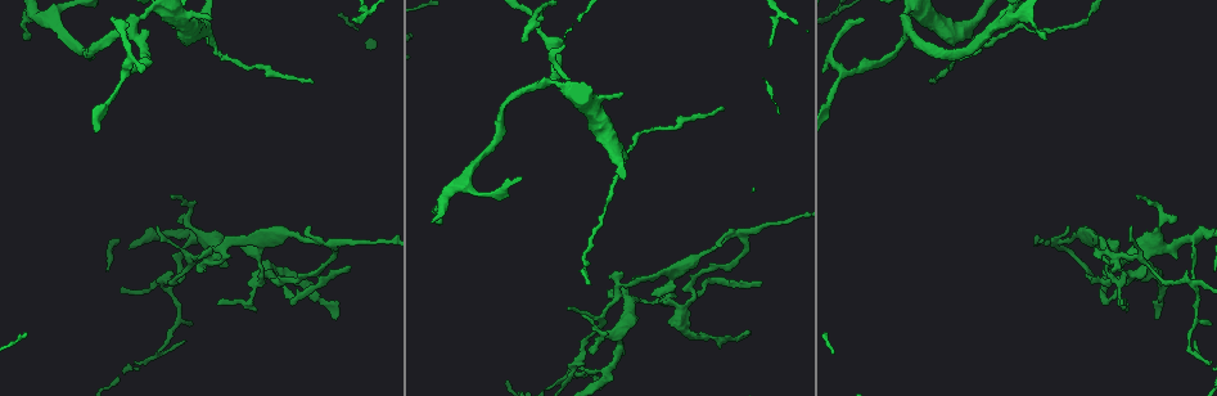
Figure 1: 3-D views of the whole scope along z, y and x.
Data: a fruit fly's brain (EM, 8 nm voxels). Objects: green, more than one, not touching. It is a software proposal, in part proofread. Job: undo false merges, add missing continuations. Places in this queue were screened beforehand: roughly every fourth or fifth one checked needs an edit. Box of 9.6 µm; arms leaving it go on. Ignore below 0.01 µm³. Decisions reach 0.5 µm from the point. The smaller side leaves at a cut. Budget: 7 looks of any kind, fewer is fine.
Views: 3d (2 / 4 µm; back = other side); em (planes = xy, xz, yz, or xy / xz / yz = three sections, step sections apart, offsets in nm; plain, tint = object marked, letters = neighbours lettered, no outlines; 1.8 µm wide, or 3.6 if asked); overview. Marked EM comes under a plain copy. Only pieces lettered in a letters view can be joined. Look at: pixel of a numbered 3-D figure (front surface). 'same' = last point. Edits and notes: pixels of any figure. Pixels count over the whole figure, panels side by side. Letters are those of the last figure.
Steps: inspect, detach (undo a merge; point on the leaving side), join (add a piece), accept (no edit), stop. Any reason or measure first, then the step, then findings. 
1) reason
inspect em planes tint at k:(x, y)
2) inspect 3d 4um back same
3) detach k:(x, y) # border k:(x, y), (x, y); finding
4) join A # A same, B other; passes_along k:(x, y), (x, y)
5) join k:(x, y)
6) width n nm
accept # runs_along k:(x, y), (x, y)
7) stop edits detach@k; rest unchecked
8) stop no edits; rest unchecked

tapers out
inspect 3d 2um at 1:(349, 267)

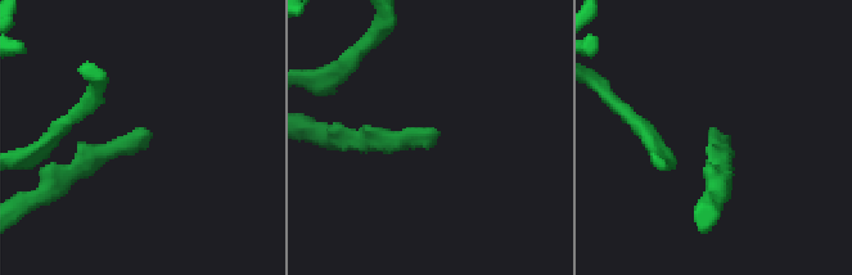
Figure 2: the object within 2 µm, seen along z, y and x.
now the EM
inspect em yz step 8 letters at 2:(435, 131)

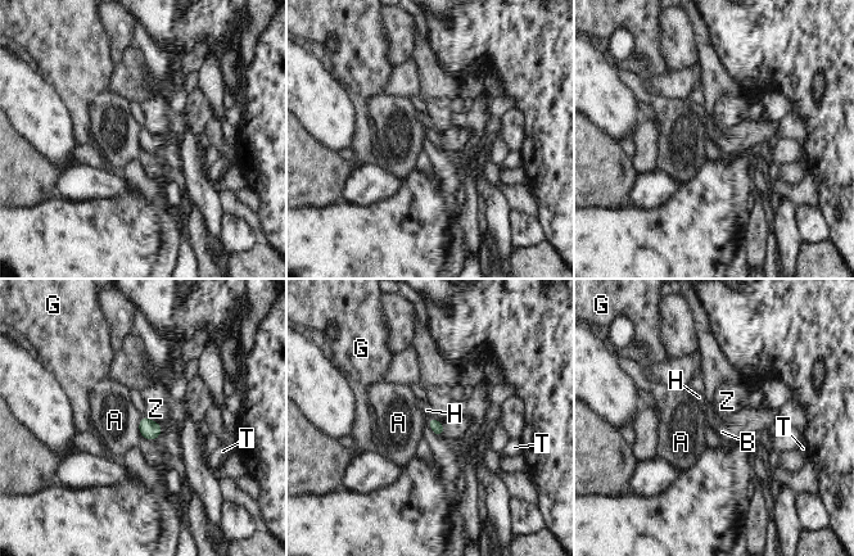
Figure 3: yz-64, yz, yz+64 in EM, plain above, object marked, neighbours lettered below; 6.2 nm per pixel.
accept # A other, B other, G other, H other, T other, Z other; none of them fits

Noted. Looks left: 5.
three-way junction
inspect em xy step 4 tint at 1:(1157, 243)

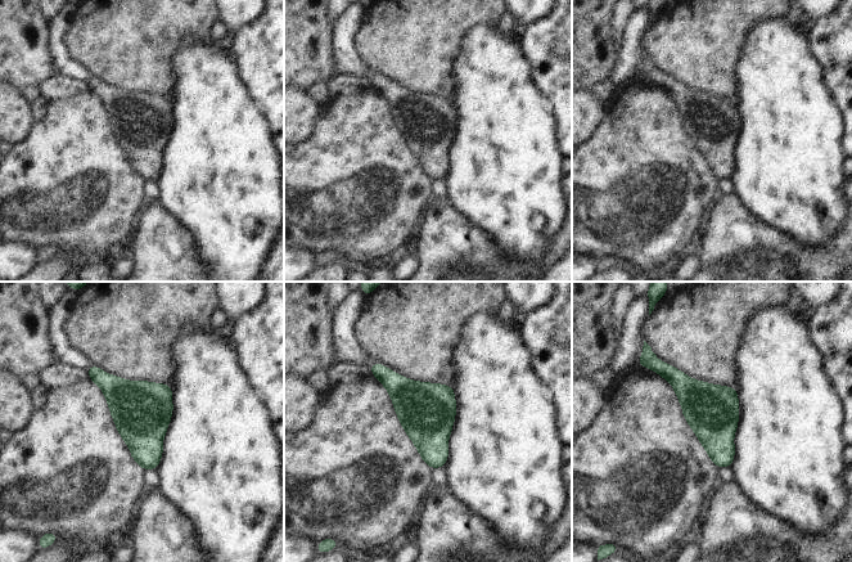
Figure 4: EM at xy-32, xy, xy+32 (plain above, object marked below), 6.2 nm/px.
cut it another way
inspect em planes letters same

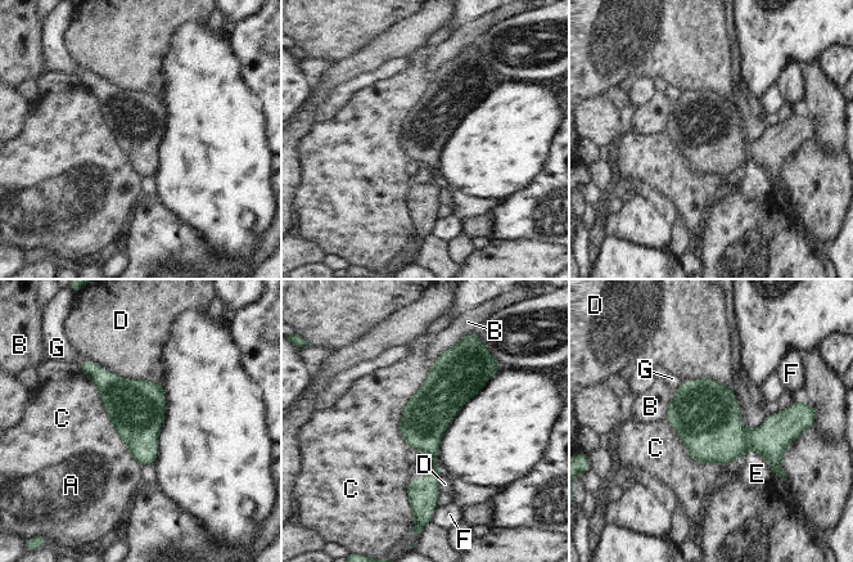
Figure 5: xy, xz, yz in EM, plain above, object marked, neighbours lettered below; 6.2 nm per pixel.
width 300 nm
accept # A other, B other, C other, D other, E other, F other, G other; border 5:(429, 369), (401, 414), (407, 448); all the same neuron

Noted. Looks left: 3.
stop no edits; rest unchecked

